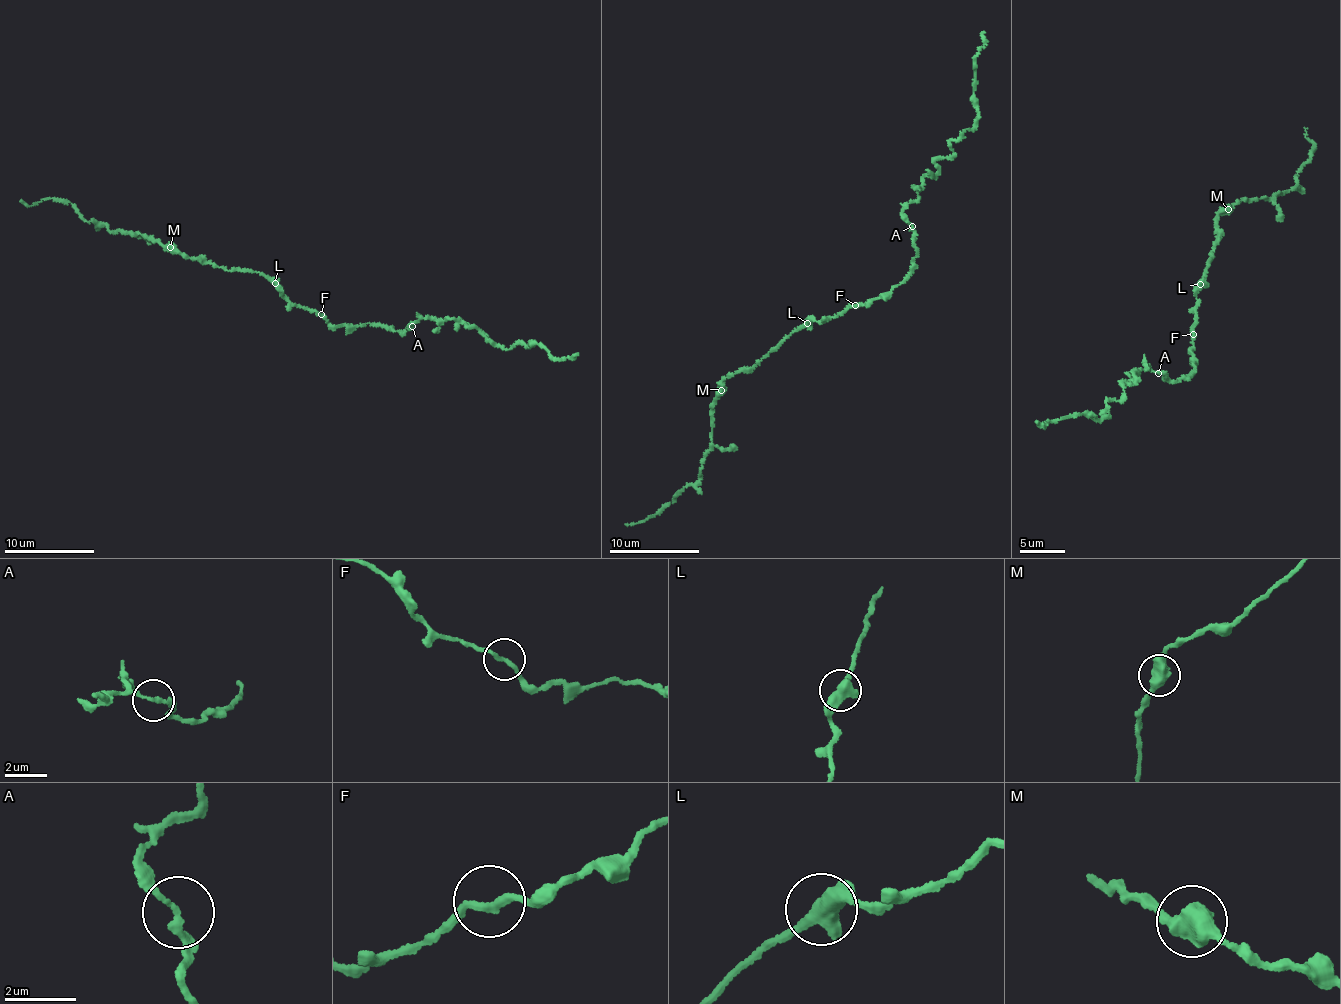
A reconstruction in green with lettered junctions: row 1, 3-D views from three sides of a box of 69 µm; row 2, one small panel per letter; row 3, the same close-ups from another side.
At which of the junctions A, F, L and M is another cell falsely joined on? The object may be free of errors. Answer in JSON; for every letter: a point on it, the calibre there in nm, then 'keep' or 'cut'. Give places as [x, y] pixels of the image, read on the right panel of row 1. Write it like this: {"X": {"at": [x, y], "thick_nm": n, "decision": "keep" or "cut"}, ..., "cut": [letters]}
{"A": {"at": [1158, 373], "thick_nm": 180, "decision": "keep"}, "F": {"at": [1193, 334], "thick_nm": 200, "decision": "keep"}, "L": {"at": [1200, 284], "thick_nm": 500, "decision": "keep"}, "M": {"at": [1228, 209], "thick_nm": 600, "decision": "keep"}, "cut": []}

